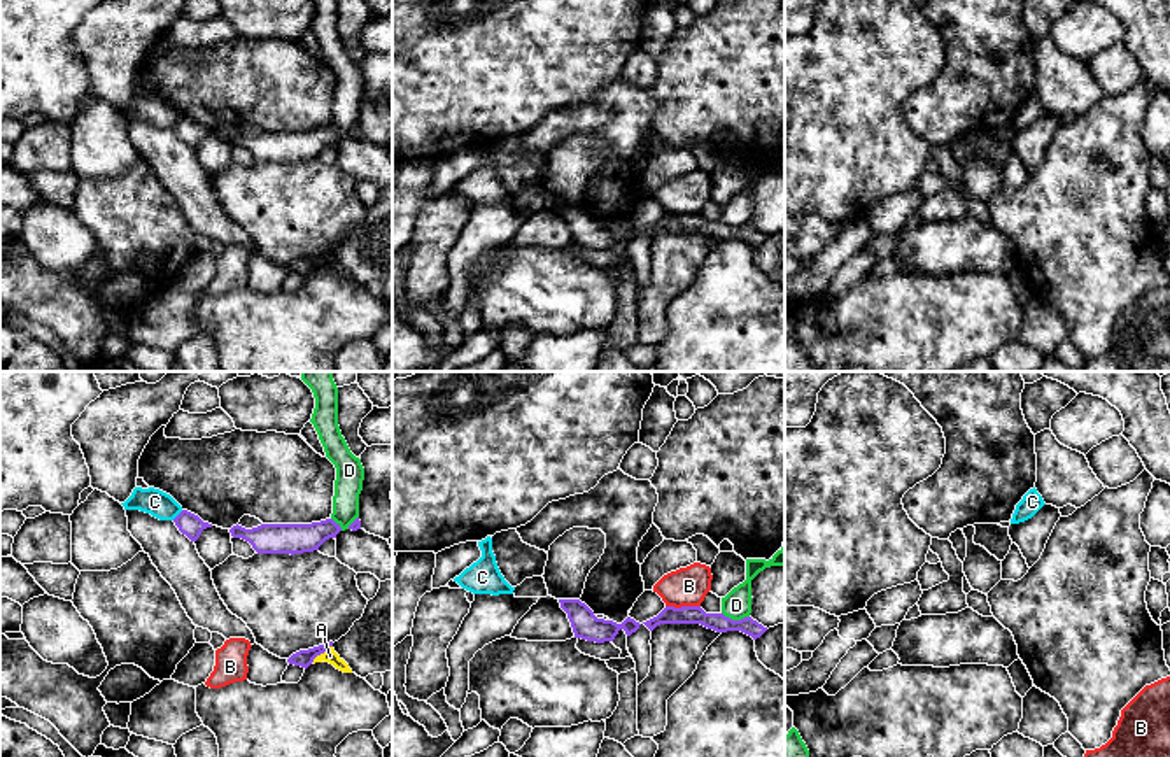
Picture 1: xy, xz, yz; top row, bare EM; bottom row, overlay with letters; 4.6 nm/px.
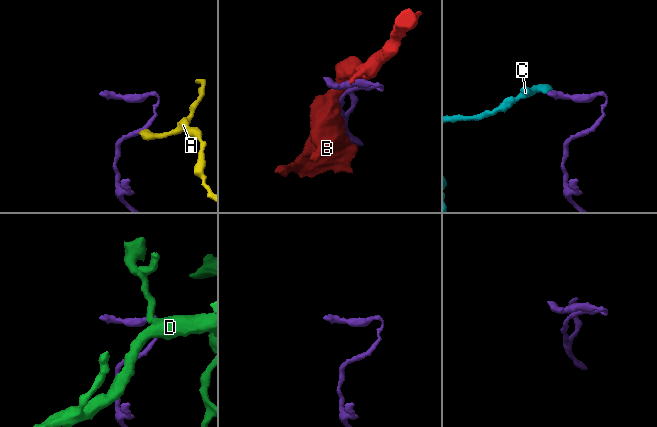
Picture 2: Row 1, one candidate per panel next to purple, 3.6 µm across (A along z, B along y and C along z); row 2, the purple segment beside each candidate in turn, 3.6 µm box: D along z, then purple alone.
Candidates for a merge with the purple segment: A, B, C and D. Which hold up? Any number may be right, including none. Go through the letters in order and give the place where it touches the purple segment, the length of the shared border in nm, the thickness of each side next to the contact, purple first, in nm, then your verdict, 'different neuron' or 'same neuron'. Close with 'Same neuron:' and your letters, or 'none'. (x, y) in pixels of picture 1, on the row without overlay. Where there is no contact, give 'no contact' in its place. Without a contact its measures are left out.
A: xy (321, 260) | 120 nm | 80/70 nm | different neuron
B: xz (683, 214) | 160 nm | 90/180 nm | different neuron
C: xy (179, 121) | 70 nm | 110/120 nm | different neuron
D: xz (736, 228) | 130 nm | 90/140 nm | different neuron
Same neuron: none

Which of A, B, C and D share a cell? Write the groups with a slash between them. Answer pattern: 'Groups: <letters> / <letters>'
Groups: A / B / C / D

